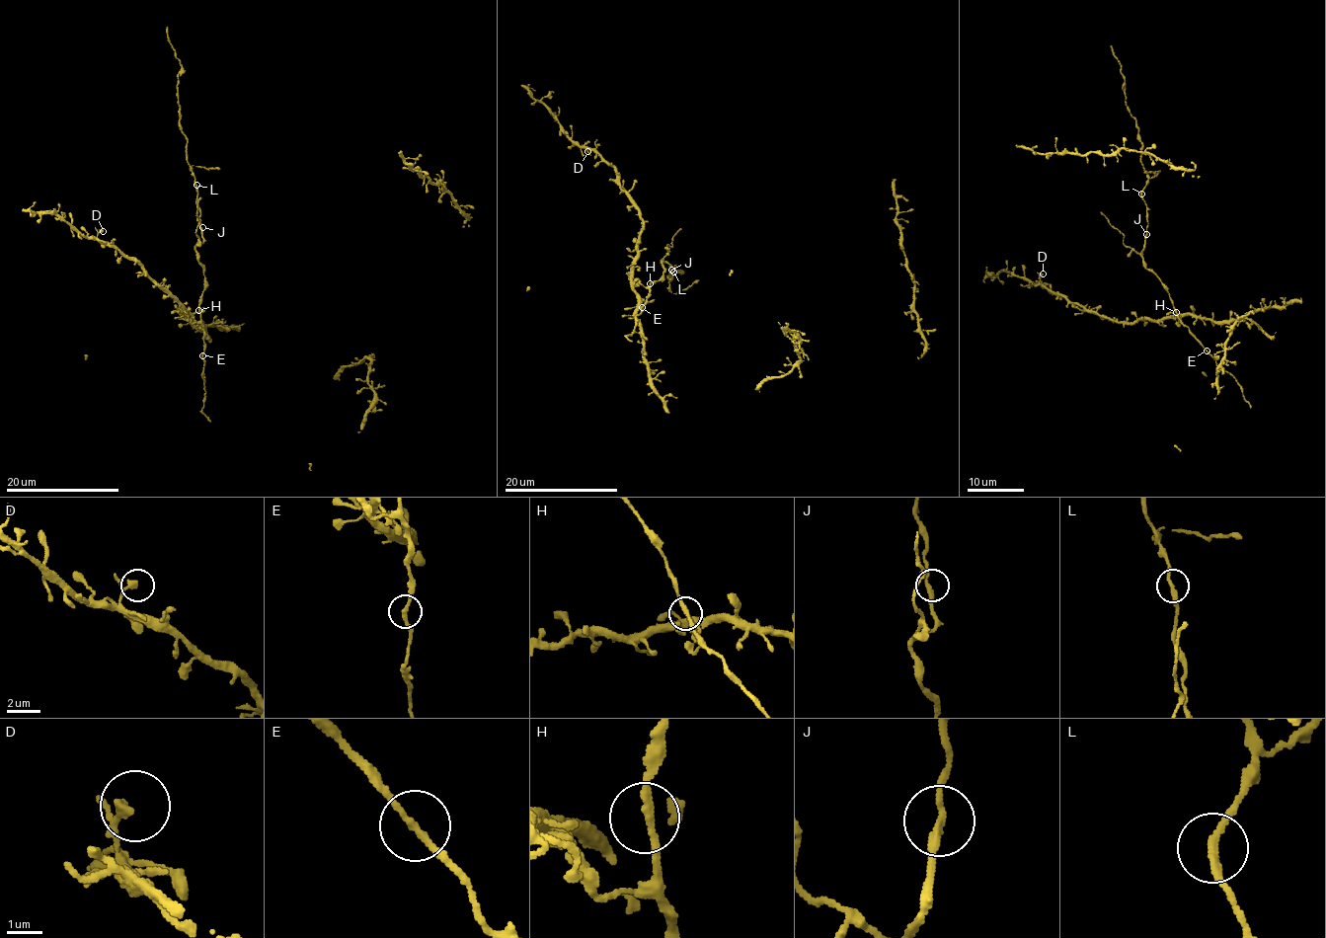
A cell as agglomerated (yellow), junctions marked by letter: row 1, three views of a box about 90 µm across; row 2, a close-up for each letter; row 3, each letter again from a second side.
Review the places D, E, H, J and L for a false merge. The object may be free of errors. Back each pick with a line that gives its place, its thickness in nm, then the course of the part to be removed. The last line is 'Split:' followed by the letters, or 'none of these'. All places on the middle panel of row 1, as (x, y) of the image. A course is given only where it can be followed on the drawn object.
Split: none of these

